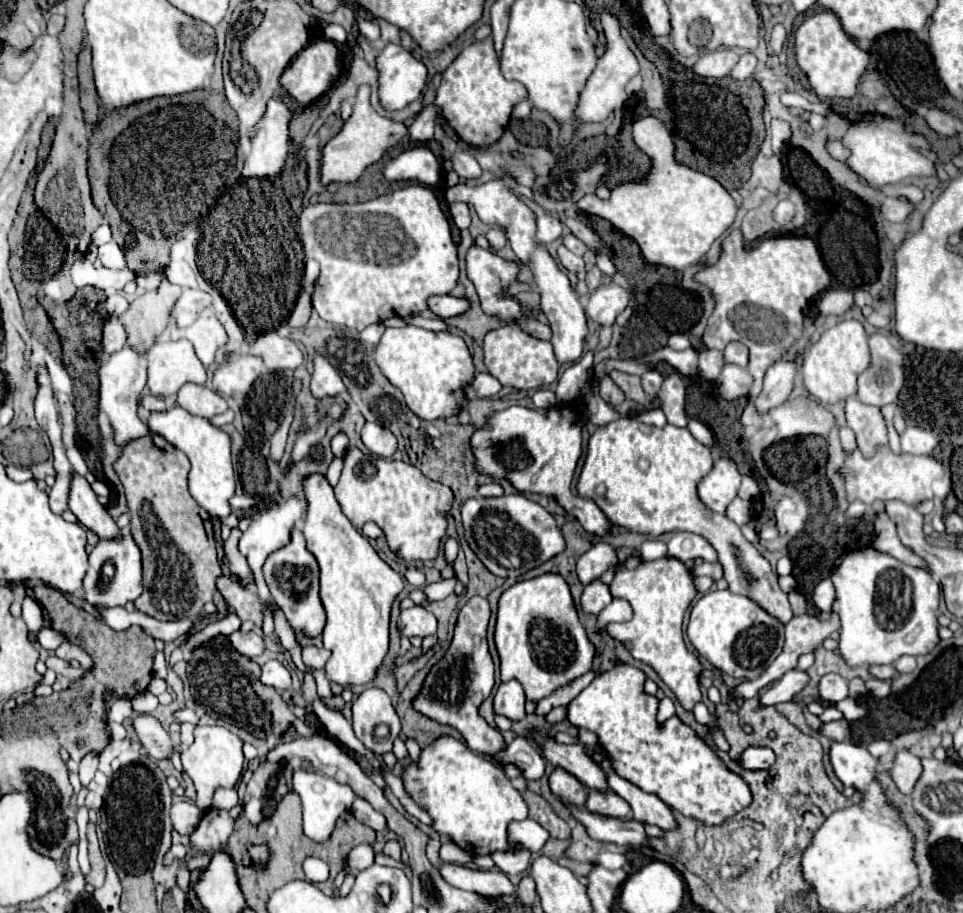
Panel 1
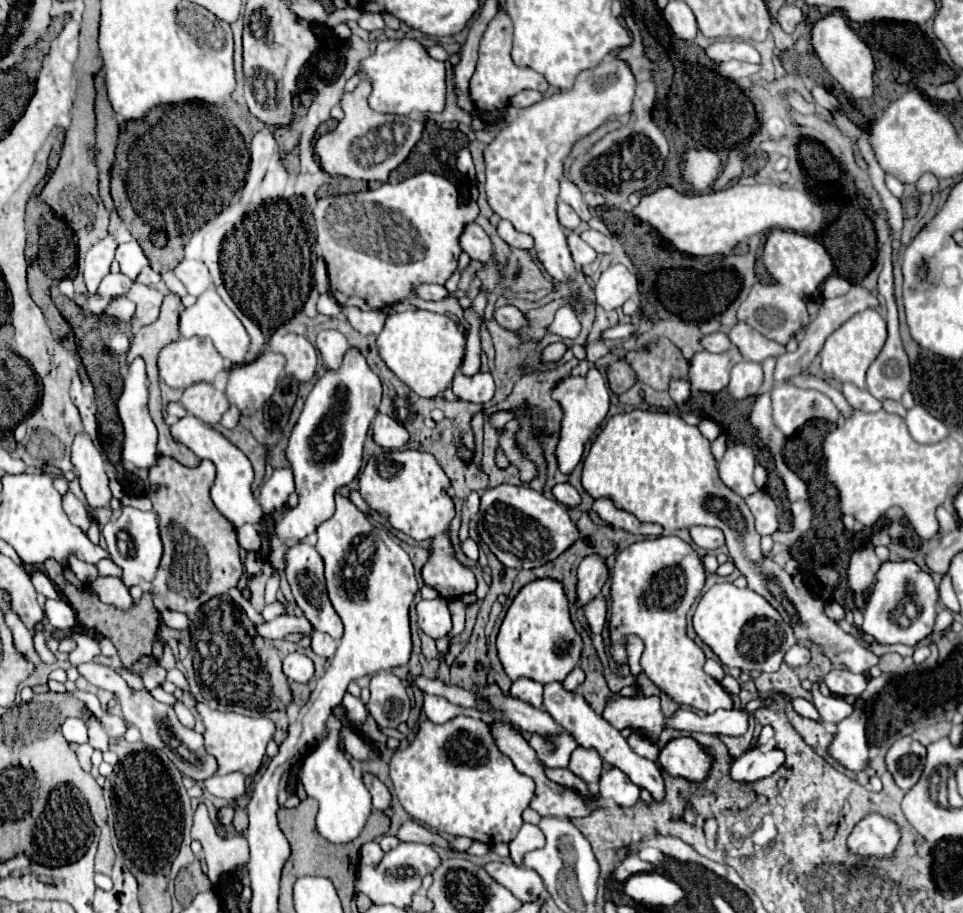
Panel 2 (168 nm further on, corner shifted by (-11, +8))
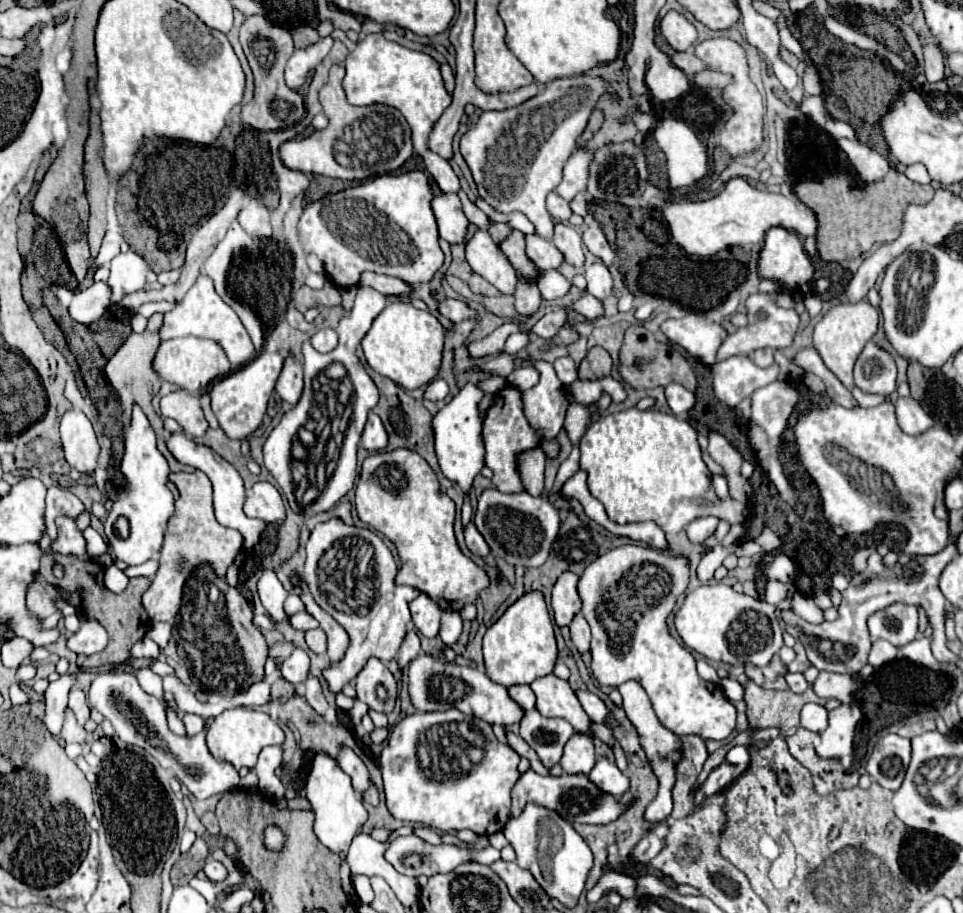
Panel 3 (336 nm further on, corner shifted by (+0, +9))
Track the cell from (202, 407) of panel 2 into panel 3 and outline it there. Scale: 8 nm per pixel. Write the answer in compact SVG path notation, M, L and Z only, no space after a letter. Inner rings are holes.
M177 390L161 398L161 416L177 420L189 438L203 436L209 428L199 406L199 396L185 390Z

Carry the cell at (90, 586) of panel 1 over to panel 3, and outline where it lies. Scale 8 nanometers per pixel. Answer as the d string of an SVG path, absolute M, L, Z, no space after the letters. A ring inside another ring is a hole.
M133 406L133 418L129 424L125 424L125 456L121 462L121 472L127 478L127 484L123 490L117 490L117 500L113 502L113 508L105 520L105 534L107 540L113 544L113 554L117 556L117 560L123 560L133 566L147 562L153 556L153 552L161 548L167 522L175 510L173 494L167 488L171 474L169 464L157 450L155 432L139 406ZM119 516L127 516L131 524L129 538L125 540L119 538L119 534L115 532L115 520Z

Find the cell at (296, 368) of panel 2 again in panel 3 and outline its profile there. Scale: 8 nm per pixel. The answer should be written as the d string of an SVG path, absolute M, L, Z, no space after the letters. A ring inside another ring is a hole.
M289 356L283 364L281 376L277 380L275 392L289 404L297 404L303 392L303 368L295 362L293 356Z

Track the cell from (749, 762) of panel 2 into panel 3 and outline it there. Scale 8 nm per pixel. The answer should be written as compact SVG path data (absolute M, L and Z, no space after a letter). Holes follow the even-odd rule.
M723 762L721 766L717 766L717 768L709 774L709 778L701 784L701 790L703 790L705 798L711 798L711 796L723 792L723 790L733 782L733 778L735 778L733 772L735 772L735 766L727 764L727 762Z

